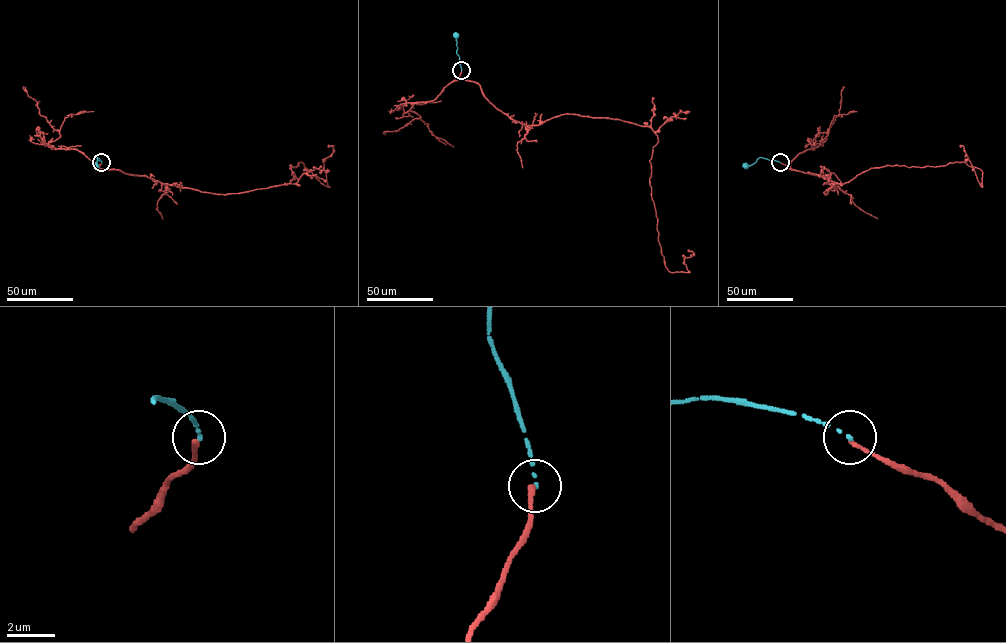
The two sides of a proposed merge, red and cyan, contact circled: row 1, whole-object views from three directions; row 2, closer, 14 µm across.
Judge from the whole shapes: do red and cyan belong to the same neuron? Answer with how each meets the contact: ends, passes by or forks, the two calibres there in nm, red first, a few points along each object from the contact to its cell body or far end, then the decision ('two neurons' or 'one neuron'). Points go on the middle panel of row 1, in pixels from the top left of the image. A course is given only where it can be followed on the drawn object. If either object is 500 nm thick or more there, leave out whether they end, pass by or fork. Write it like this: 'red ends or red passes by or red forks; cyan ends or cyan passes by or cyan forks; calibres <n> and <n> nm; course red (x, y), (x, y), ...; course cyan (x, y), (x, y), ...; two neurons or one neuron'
red ends; cyan ends; calibres 190 and 120 nm; course red (461, 70), (458, 79), (525, 125), (574, 114), (649, 126), (669, 271), (689, 272), (688, 250); course cyan (461, 70), (456, 35); two neurons

